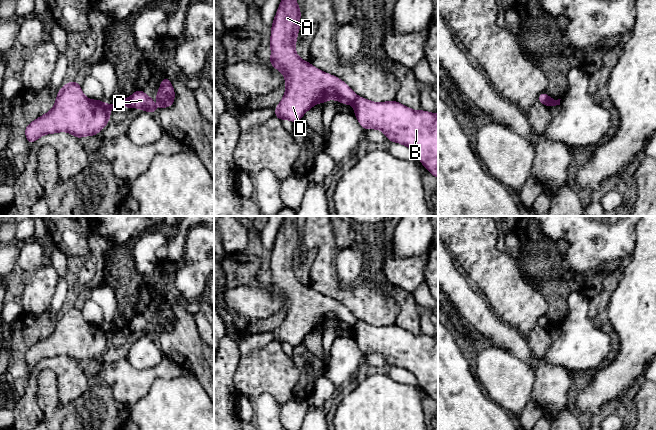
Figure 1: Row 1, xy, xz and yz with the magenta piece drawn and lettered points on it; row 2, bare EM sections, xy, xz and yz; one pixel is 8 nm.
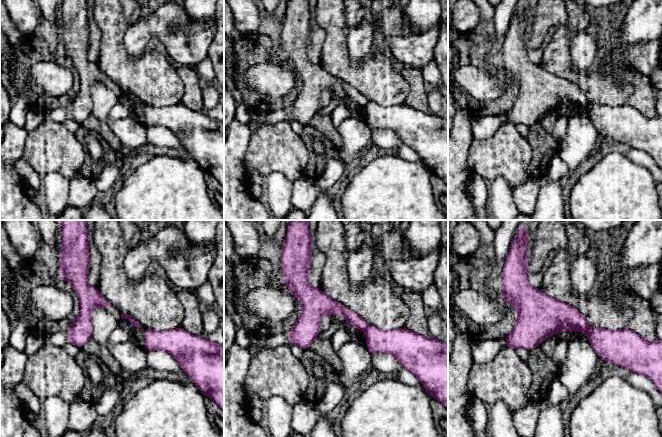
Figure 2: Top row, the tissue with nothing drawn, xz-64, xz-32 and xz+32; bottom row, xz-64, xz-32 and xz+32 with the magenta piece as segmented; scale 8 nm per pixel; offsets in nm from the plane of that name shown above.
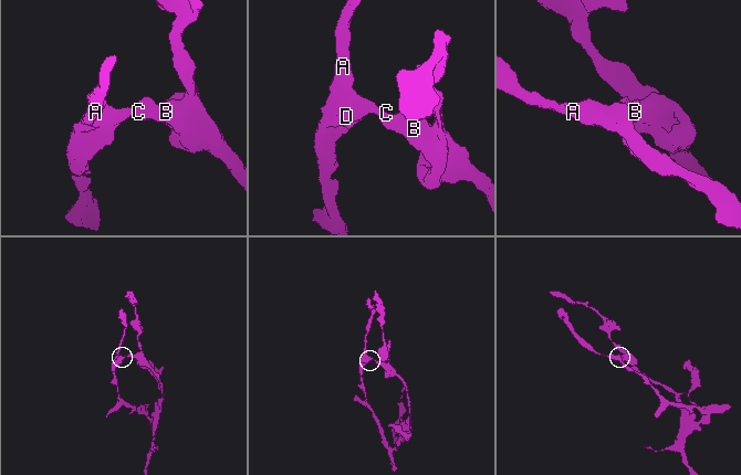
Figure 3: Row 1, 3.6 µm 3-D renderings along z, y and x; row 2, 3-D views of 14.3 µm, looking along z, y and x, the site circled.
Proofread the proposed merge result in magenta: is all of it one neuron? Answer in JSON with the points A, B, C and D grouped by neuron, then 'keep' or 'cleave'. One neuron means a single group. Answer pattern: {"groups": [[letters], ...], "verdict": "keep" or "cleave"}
{"groups": [["A", "D"], ["B", "C"]], "verdict": "cleave"}

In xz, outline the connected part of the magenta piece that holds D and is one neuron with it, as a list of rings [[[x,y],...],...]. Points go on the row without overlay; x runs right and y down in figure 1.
[[[287,216],[271,250],[269,268],[269,287],[284,299],[286,306],[285,318],[275,331],[275,342],[293,347],[300,345],[316,327],[333,323],[347,329],[358,321],[344,305],[298,281],[295,268],[300,255],[300,240],[295,217]]]

